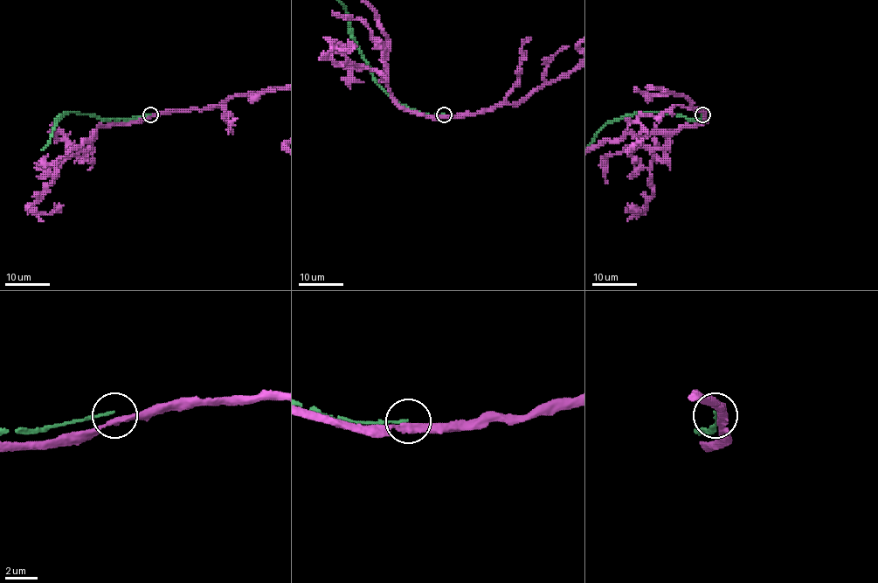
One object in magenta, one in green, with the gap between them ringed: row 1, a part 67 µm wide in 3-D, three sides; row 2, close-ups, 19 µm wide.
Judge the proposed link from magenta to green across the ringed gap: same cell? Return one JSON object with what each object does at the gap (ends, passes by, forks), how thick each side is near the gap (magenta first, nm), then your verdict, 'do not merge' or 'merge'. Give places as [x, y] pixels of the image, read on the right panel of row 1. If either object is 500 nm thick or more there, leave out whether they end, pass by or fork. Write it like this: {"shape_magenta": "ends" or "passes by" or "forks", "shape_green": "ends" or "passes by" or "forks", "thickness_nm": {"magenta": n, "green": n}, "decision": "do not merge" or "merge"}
{"shape_magenta": "passes by", "shape_green": "ends", "thickness_nm": {"magenta": 360, "green": 150}, "decision": "do not merge"}

